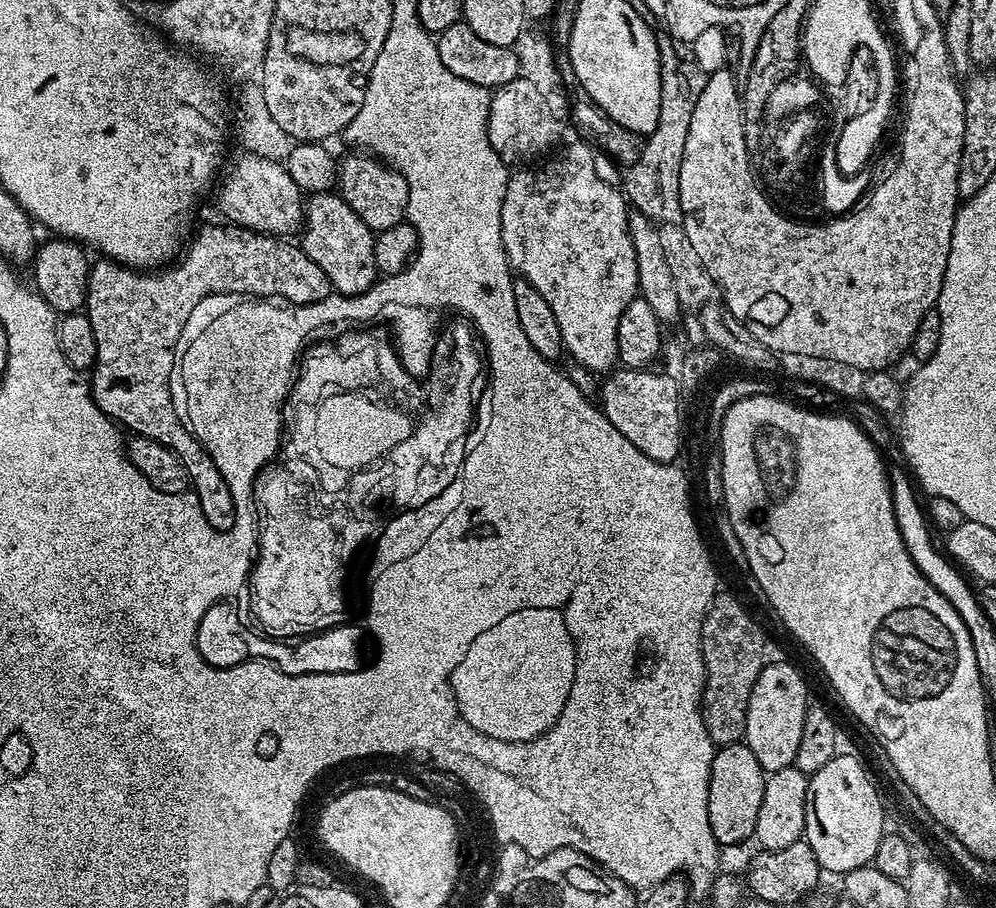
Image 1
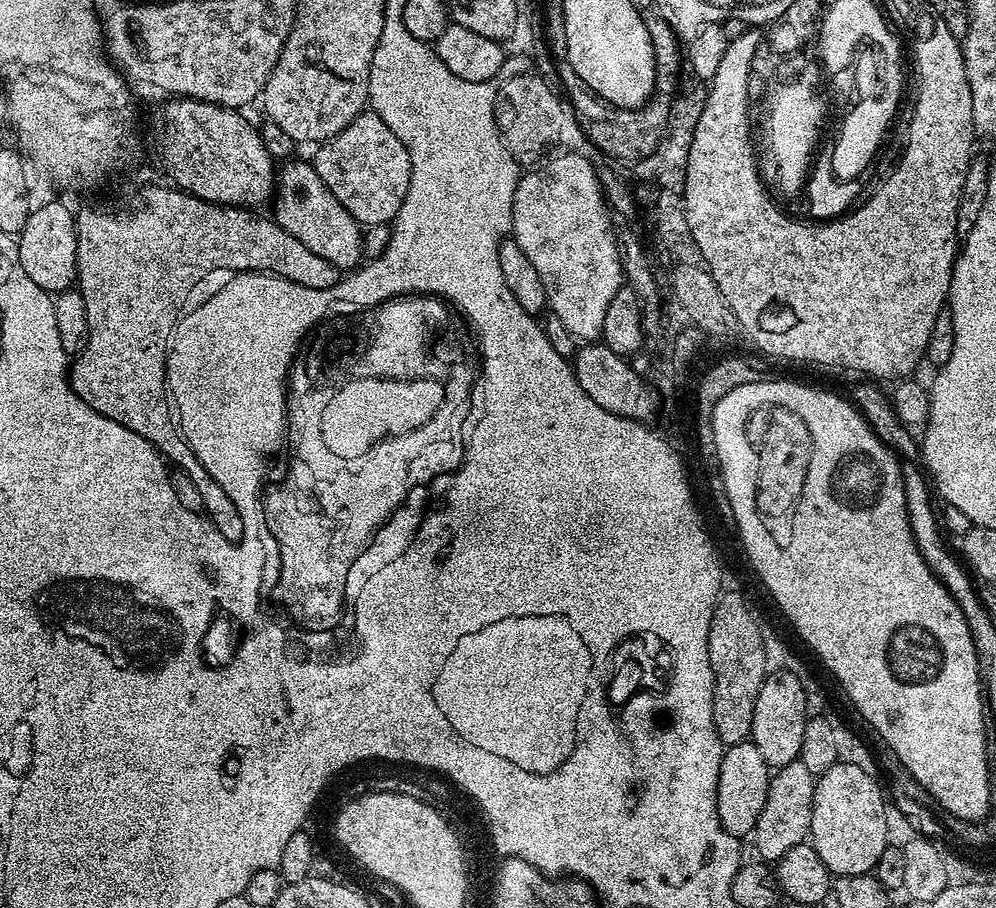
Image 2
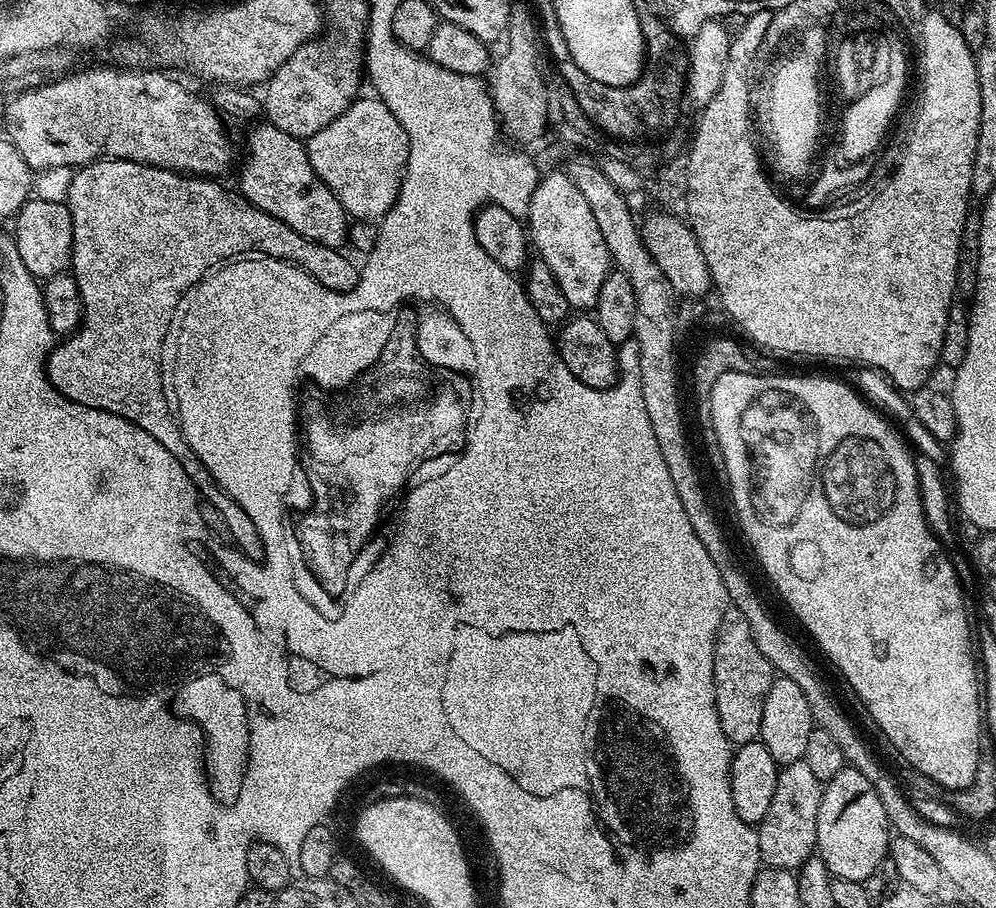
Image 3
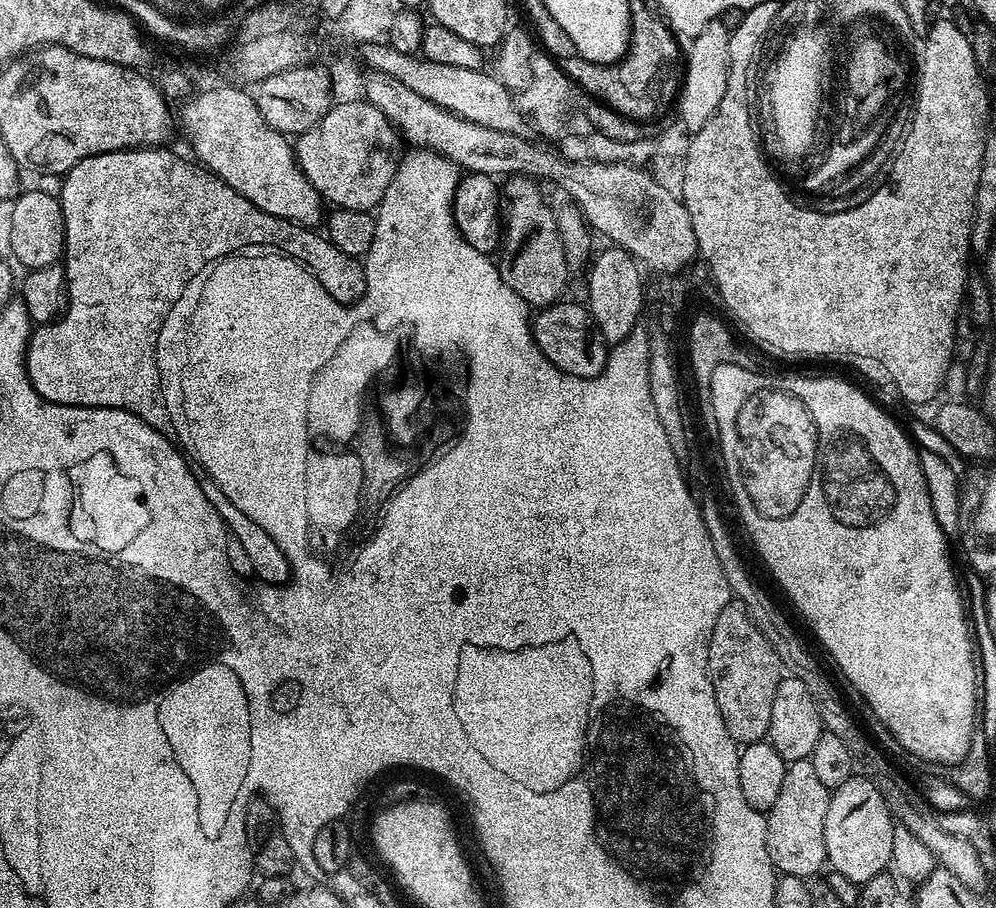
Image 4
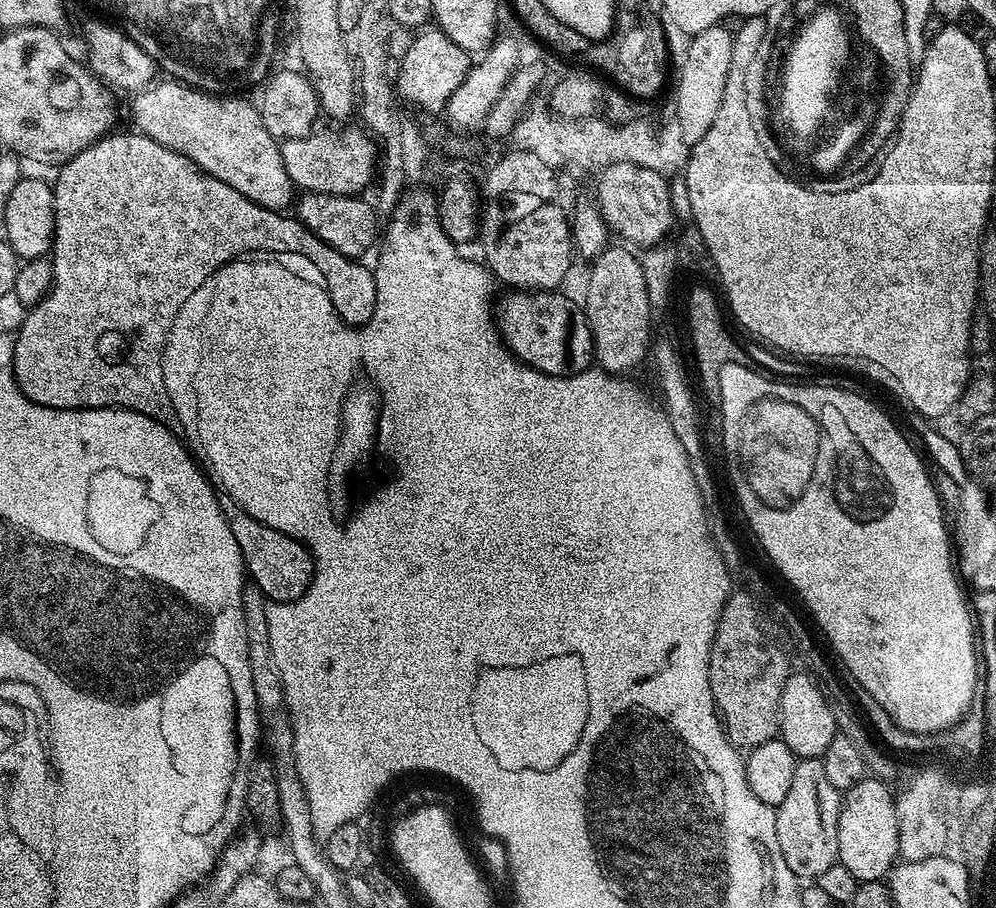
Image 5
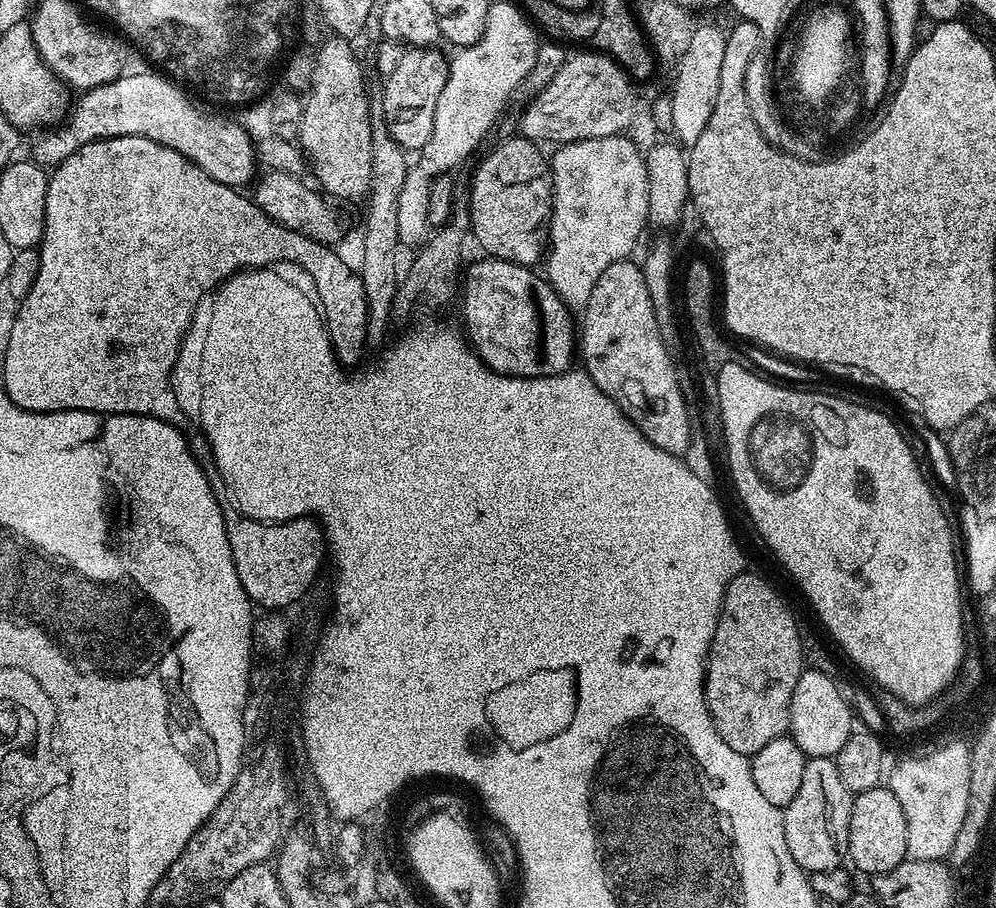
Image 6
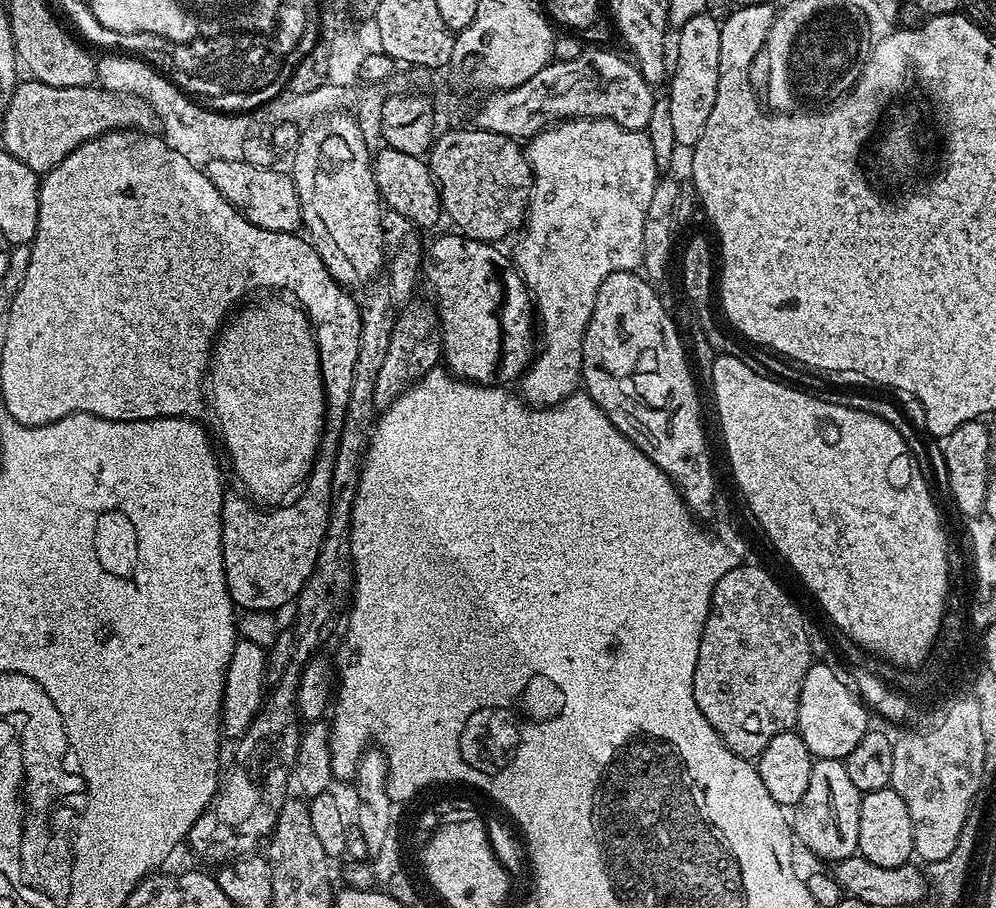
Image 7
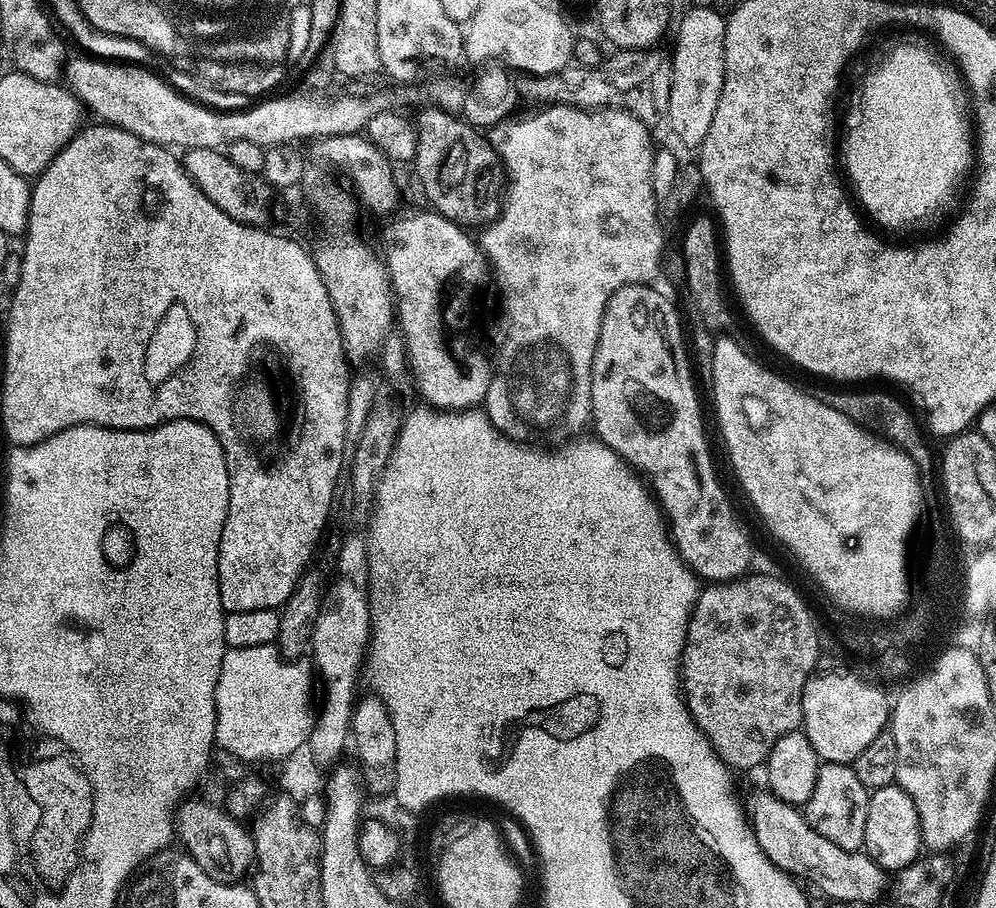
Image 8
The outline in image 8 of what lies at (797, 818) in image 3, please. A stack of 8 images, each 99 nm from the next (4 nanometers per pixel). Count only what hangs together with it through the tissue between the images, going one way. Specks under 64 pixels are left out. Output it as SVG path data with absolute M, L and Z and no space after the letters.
M821 763L818 770L818 782L814 782L814 794L810 794L808 803L803 805L804 817L810 822L822 838L842 846L842 850L859 852L863 849L866 838L866 810L870 789L858 782L851 764Z

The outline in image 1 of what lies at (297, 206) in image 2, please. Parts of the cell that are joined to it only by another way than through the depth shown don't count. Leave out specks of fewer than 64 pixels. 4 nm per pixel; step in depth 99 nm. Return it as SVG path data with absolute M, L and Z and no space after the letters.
M331 190L307 197L298 243L307 256L314 258L314 263L326 273L326 278L330 278L339 295L360 296L376 283L375 240L372 228L350 210L343 196Z

